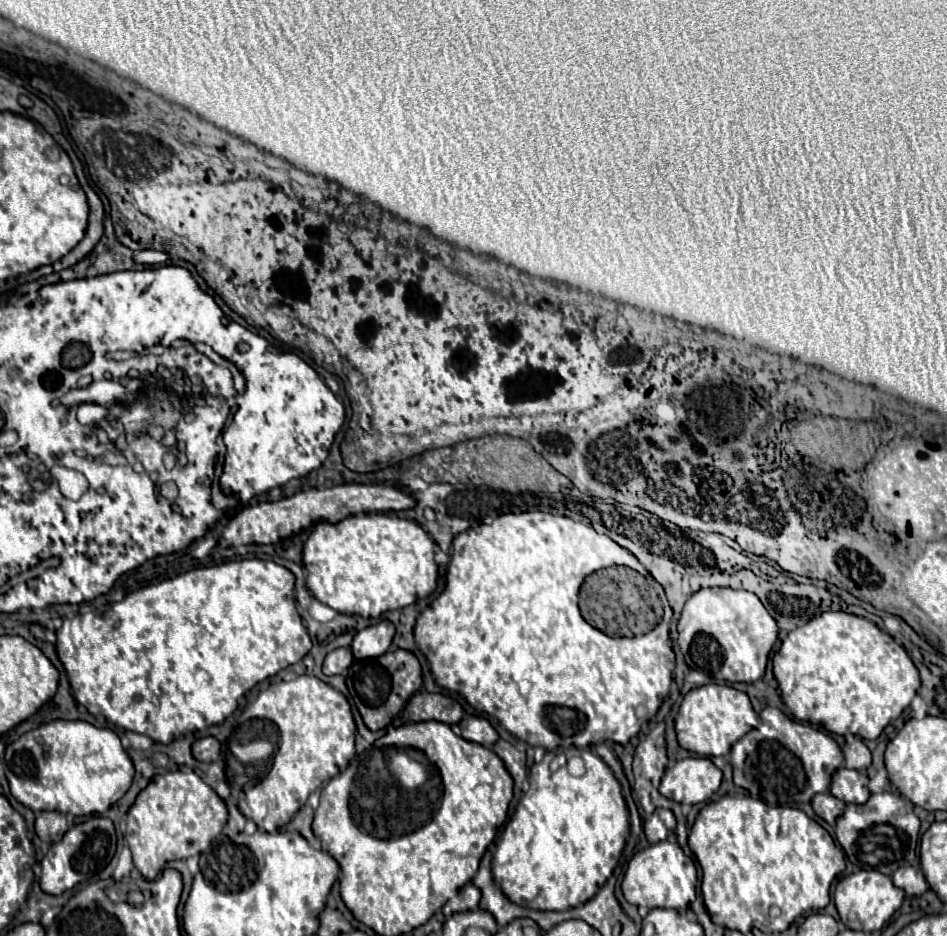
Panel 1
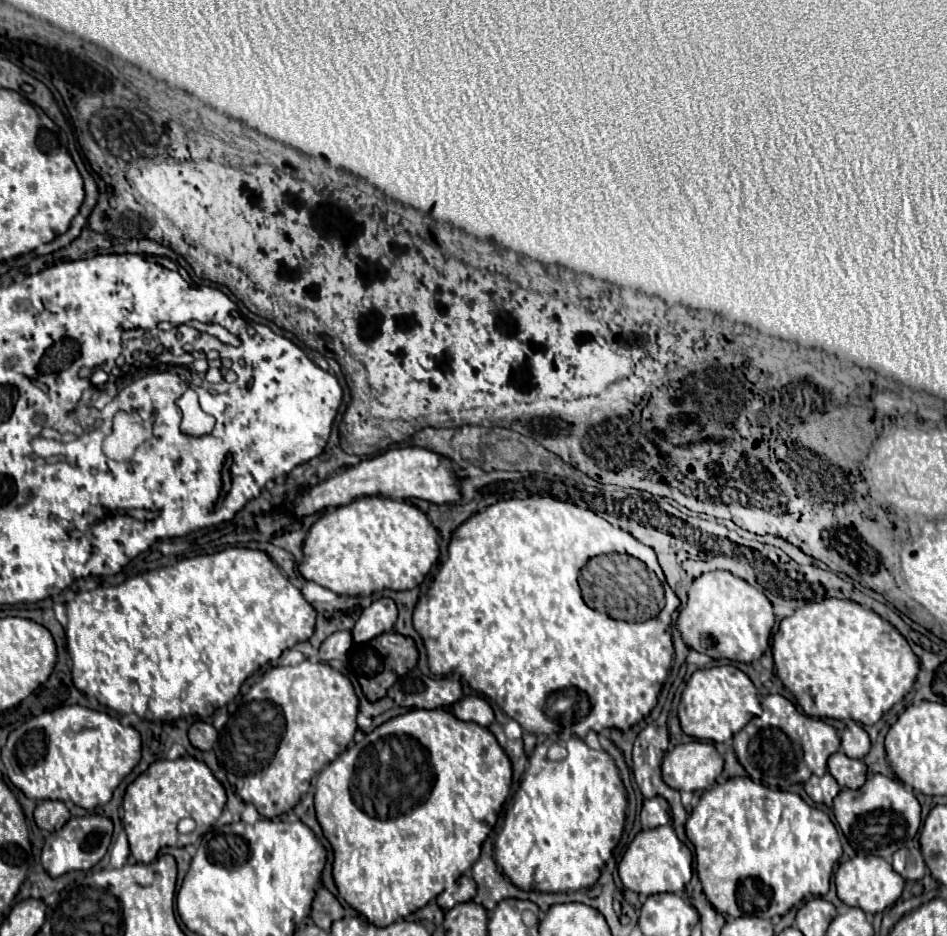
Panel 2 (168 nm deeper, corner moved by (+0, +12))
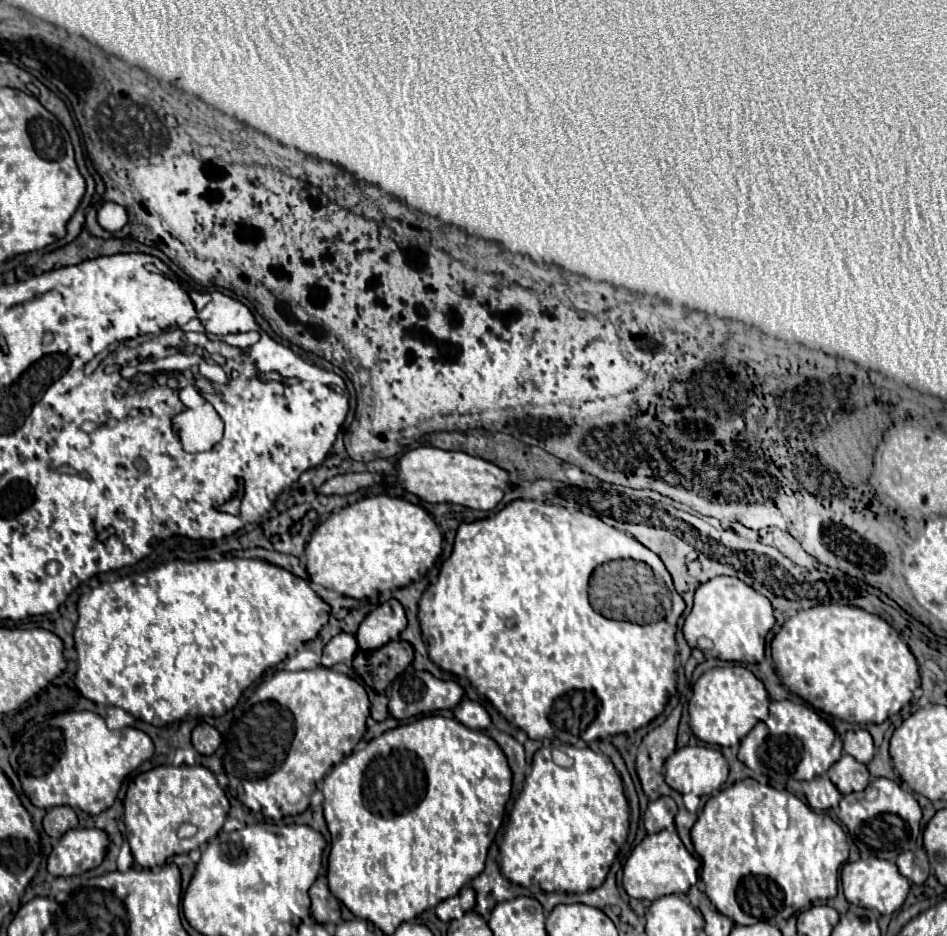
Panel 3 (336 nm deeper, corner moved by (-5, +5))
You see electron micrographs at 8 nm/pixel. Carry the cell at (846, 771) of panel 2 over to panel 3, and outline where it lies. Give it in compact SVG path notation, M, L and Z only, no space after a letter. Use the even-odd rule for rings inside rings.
M843 755L835 765L831 765L829 777L843 795L863 791L869 785L867 767L857 763L851 755Z

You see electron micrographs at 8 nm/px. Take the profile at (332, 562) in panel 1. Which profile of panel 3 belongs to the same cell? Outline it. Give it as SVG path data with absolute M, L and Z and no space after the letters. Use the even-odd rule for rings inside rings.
M375 495L329 515L305 547L307 575L339 595L365 599L375 591L393 591L415 583L441 553L441 531L429 513L403 497Z

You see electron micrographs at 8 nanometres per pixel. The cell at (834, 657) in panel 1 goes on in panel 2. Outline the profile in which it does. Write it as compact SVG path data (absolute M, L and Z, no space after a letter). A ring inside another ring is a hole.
M833 597L811 603L784 618L774 634L772 654L778 678L794 694L808 716L838 720L852 718L862 724L876 724L884 712L888 712L910 692L920 668L918 658L910 650L904 636L874 610L852 600Z

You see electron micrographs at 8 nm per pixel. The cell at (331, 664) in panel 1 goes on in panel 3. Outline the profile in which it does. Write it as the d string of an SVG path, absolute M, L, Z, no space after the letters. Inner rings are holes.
M339 633L335 635L323 649L323 659L321 665L325 667L333 667L337 663L351 663L351 659L355 657L359 645L355 641L355 635L349 633Z

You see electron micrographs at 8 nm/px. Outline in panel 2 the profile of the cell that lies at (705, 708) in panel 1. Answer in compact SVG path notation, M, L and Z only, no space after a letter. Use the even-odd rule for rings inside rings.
M714 666L714 668L696 670L686 682L682 700L678 704L678 718L682 730L688 736L694 736L698 740L712 740L712 742L730 740L738 730L746 726L746 722L750 722L750 718L760 714L762 714L762 706L756 688L752 680L736 666Z

